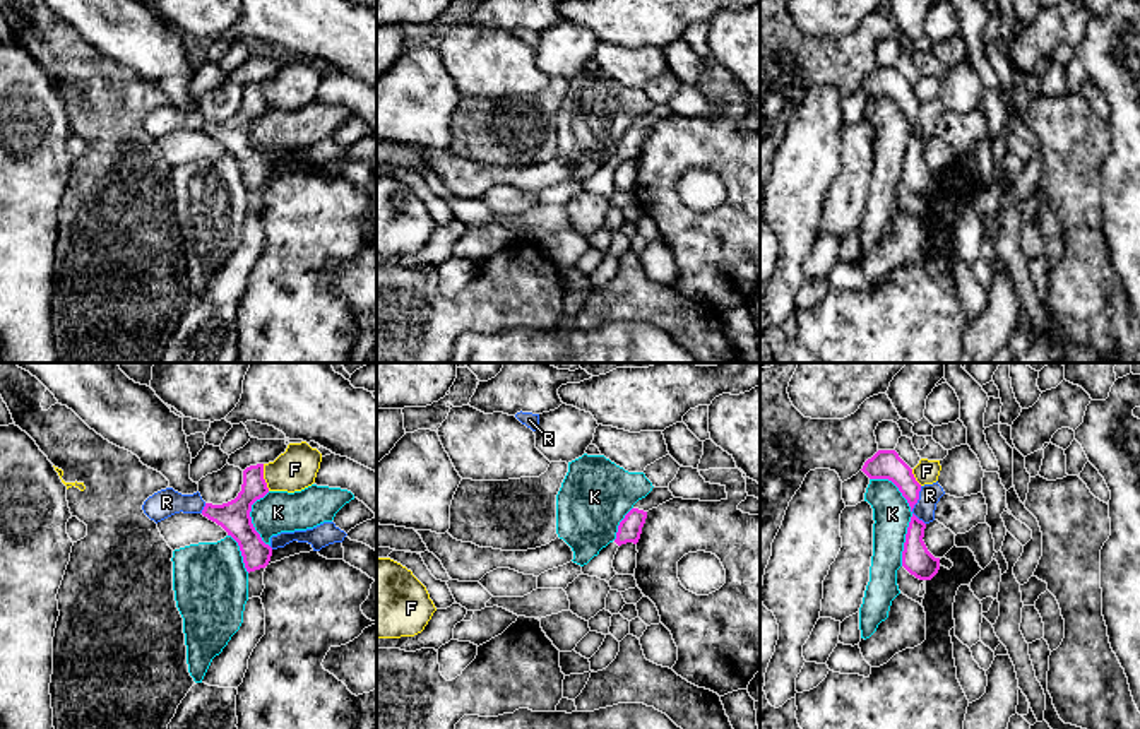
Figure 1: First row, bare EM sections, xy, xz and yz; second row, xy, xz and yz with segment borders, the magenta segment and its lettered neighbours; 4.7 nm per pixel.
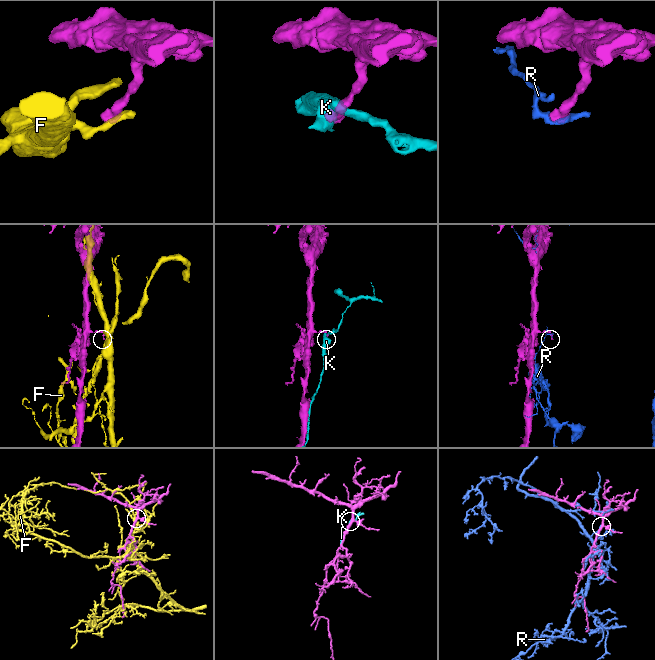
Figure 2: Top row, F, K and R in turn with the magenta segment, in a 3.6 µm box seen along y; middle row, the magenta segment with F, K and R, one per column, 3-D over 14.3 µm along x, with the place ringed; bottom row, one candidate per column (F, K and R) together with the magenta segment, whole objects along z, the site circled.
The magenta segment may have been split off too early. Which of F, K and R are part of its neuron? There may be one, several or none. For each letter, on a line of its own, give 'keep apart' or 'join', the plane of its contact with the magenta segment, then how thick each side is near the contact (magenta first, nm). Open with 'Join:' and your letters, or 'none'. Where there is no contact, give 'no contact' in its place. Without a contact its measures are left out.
Join: none
F: keep apart; contact in xy; calibres 150 and 200 nm
K: keep apart; contact in yz; calibres 120 and 180 nm
R: keep apart; contact in yz; calibres 140 and 100 nm

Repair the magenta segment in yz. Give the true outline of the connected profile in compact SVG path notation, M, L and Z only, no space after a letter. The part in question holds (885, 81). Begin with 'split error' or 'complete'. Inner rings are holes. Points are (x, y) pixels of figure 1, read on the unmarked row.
complete; M878 67L861 86L870 96L892 98L907 116L911 128L919 116L921 101L912 86L899 74L895 67Z

